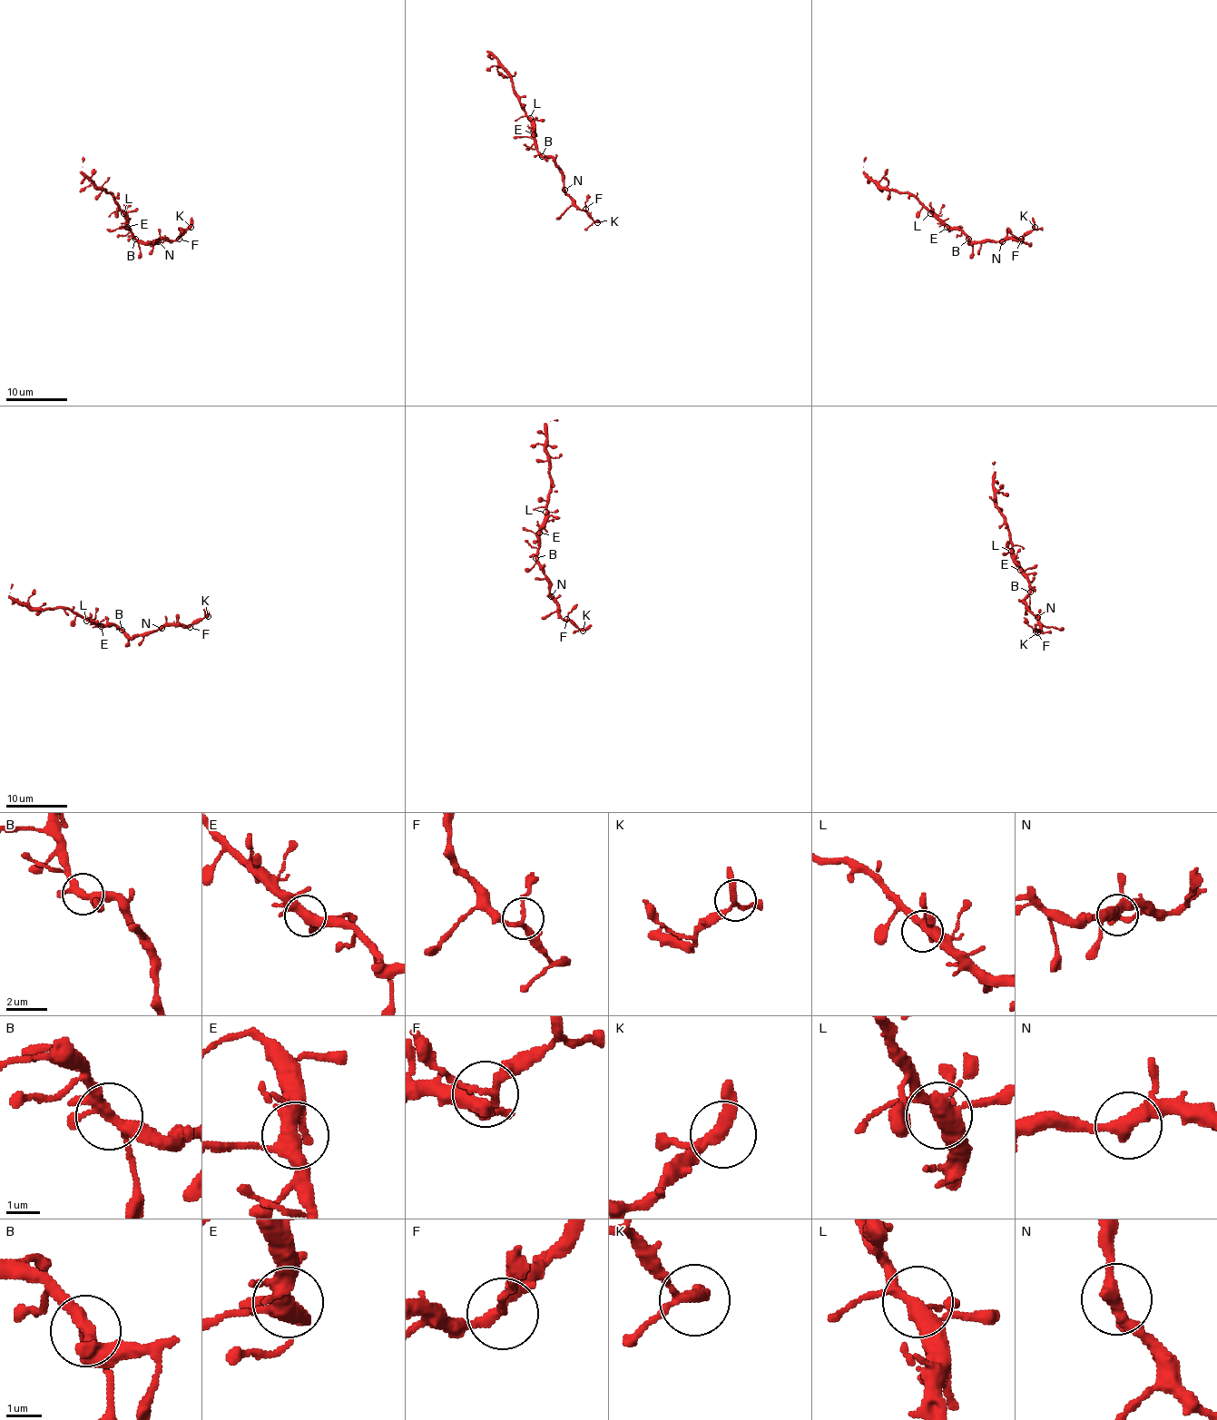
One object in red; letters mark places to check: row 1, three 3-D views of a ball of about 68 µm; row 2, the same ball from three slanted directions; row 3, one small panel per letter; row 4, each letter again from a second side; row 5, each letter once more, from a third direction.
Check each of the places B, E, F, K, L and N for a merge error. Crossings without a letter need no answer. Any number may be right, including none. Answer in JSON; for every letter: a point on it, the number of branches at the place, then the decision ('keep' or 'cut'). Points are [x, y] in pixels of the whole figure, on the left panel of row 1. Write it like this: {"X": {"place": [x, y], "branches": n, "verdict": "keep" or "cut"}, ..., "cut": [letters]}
{"B": {"place": [135, 239], "branches": 5, "verdict": "keep"}, "E": {"place": [127, 227], "branches": 5, "verdict": "keep"}, "F": {"place": [179, 239], "branches": 3, "verdict": "keep"}, "K": {"place": [191, 227], "branches": 3, "verdict": "keep"}, "L": {"place": [123, 213], "branches": 5, "verdict": "keep"}, "N": {"place": [158, 241], "branches": 3, "verdict": "keep"}, "cut": []}

